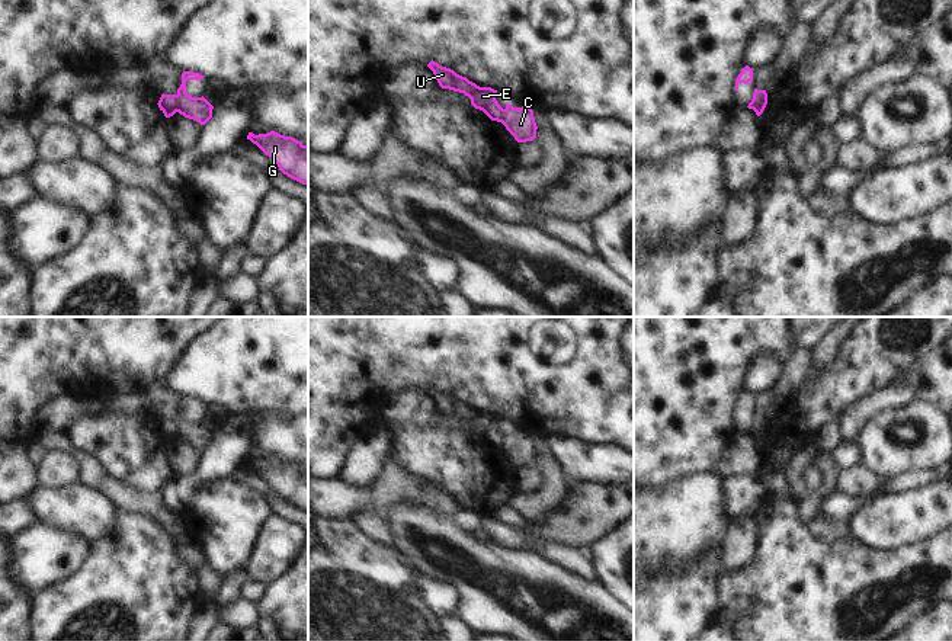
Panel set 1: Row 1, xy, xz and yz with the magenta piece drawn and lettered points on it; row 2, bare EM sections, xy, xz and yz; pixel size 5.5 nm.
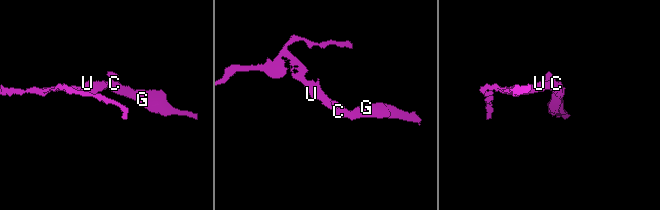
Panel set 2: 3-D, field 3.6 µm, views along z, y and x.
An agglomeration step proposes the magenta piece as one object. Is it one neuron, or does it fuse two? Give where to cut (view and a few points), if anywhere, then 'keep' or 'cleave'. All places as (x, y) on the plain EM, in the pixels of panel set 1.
cut xy (175, 420), (178, 436); cleave

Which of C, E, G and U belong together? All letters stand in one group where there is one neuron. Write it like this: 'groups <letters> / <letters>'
groups C G / E U

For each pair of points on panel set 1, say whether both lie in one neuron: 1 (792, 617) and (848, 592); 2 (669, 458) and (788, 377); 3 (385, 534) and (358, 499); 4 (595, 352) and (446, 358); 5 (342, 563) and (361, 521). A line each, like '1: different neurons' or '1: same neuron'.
1: same neuron
2: different neurons
3: different neurons
4: same neuron
5: different neurons

